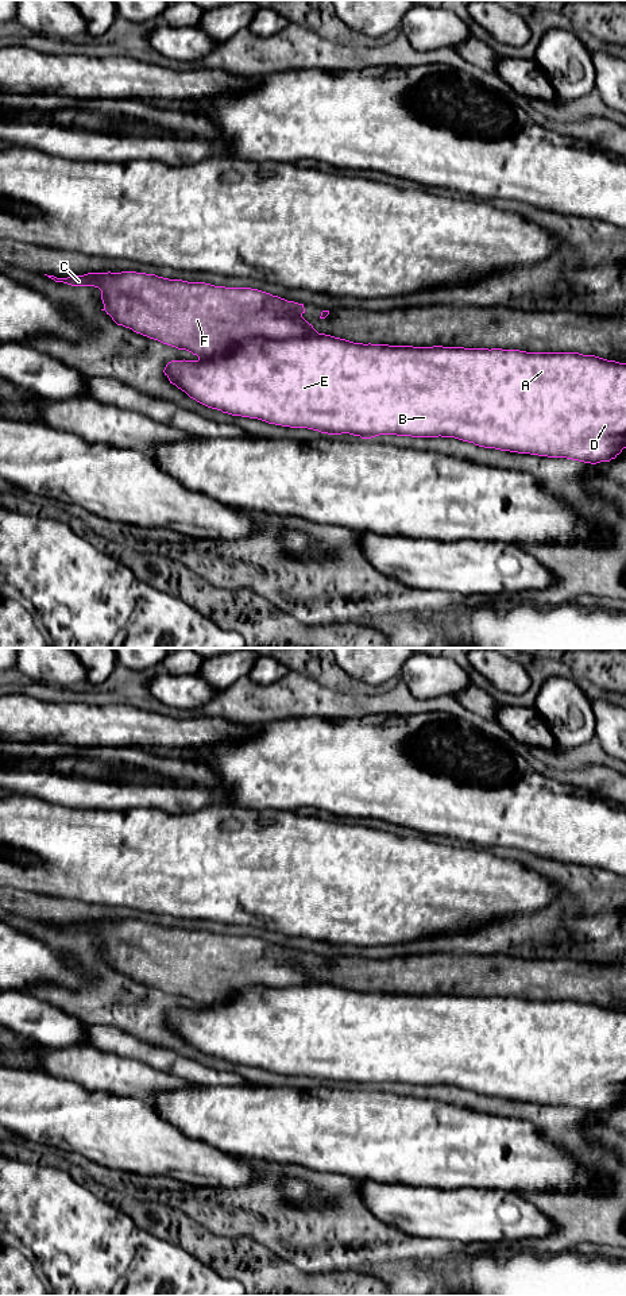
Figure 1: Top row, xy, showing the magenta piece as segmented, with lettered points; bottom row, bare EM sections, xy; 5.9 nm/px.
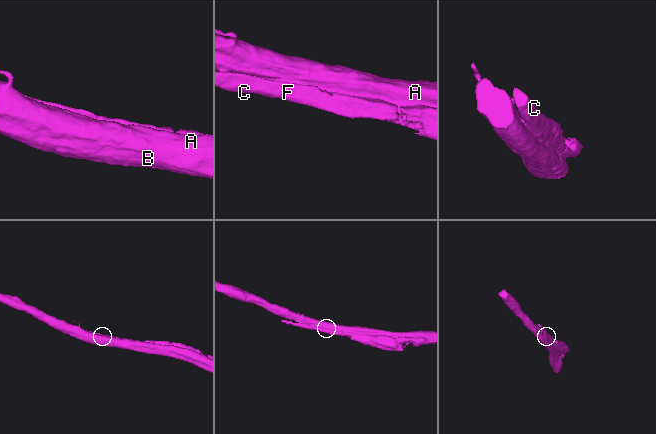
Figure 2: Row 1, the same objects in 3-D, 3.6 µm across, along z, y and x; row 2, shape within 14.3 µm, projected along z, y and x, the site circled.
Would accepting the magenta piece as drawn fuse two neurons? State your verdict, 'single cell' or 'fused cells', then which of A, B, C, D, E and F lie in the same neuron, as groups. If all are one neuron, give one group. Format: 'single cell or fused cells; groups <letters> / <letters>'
fused cells; groups A B D E / C F

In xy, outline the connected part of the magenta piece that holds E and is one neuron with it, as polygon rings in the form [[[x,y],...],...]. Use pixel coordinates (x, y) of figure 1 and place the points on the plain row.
[[[325,981],[302,987],[266,988],[252,987],[240,991],[227,1004],[204,1006],[197,1008],[171,1008],[163,1018],[170,1031],[185,1040],[197,1050],[232,1064],[258,1066],[268,1072],[308,1076],[328,1083],[349,1081],[362,1087],[379,1083],[411,1085],[455,1085],[484,1096],[495,1096],[518,1102],[530,1102],[548,1106],[567,1106],[596,1112],[615,1107],[626,1096],[626,1011],[607,1008],[595,1003],[579,1000],[526,1000],[502,996],[464,996],[464,995],[413,995],[389,992],[363,992]]]

